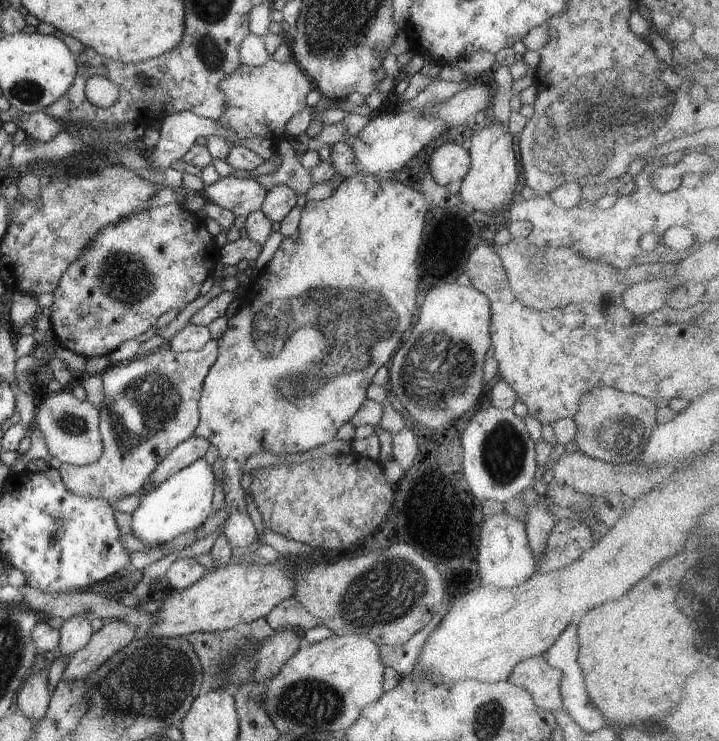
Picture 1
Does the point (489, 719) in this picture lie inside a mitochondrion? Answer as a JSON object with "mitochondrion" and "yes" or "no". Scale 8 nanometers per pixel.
{"mitochondrion":"yes"}

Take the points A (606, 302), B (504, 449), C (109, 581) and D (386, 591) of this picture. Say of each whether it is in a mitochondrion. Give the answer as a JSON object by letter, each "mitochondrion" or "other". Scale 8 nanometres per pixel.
{"A":"other","B":"mitochondrion","C":"other","D":"mitochondrion"}

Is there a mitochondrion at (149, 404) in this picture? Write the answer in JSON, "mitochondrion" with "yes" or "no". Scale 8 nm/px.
{"mitochondrion":"yes"}

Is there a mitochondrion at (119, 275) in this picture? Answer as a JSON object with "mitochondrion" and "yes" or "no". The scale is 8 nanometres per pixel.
{"mitochondrion":"yes"}

